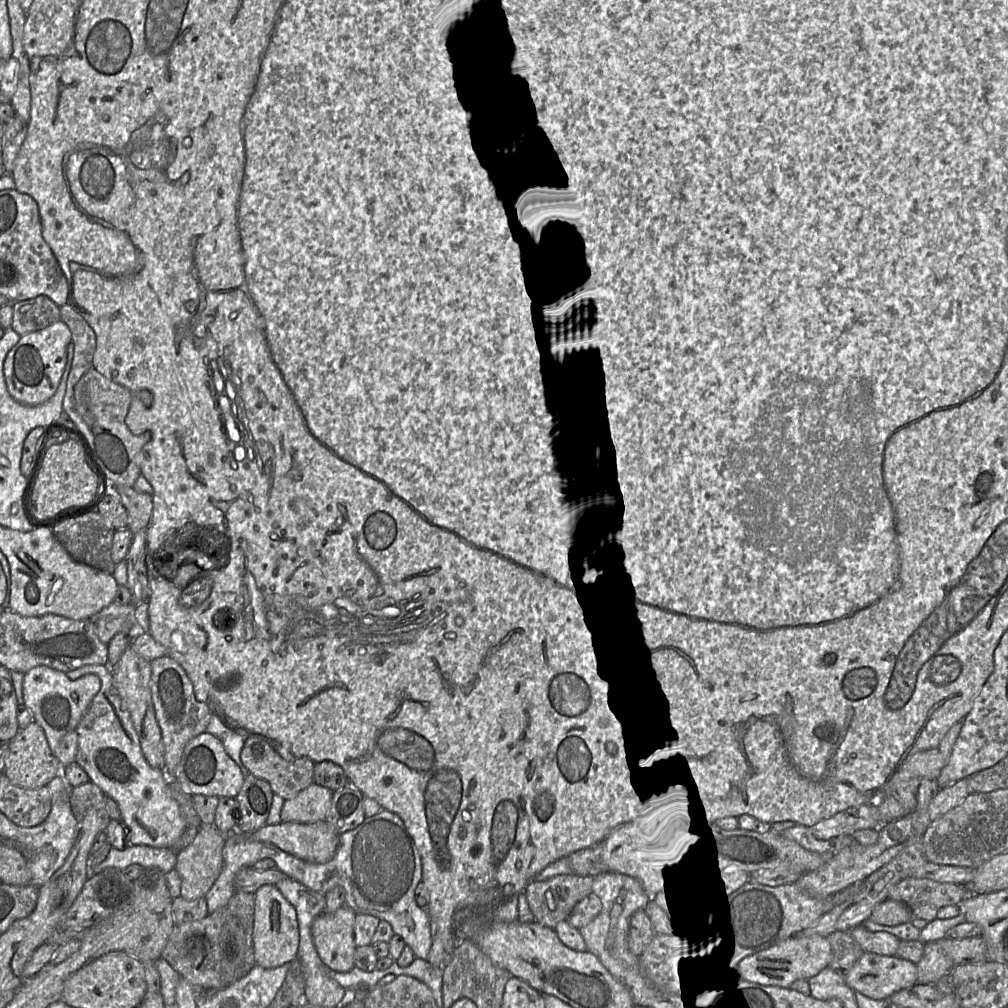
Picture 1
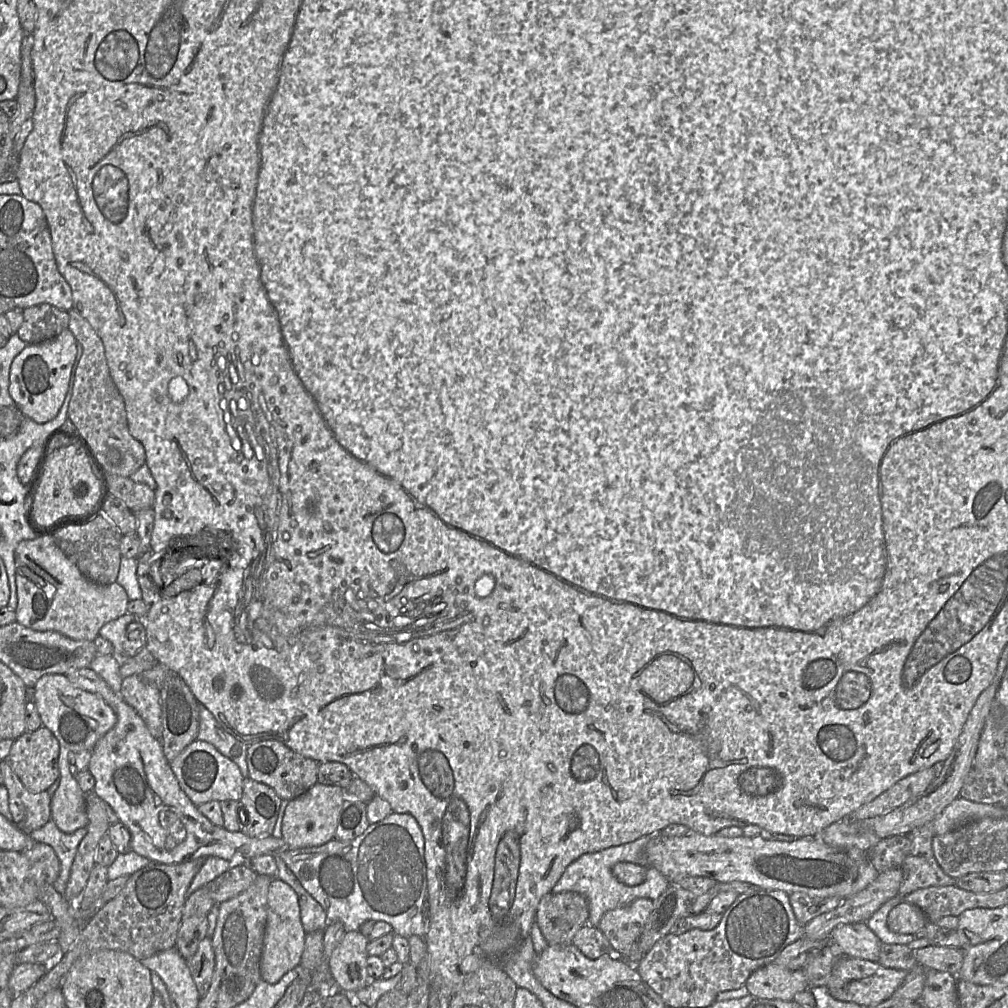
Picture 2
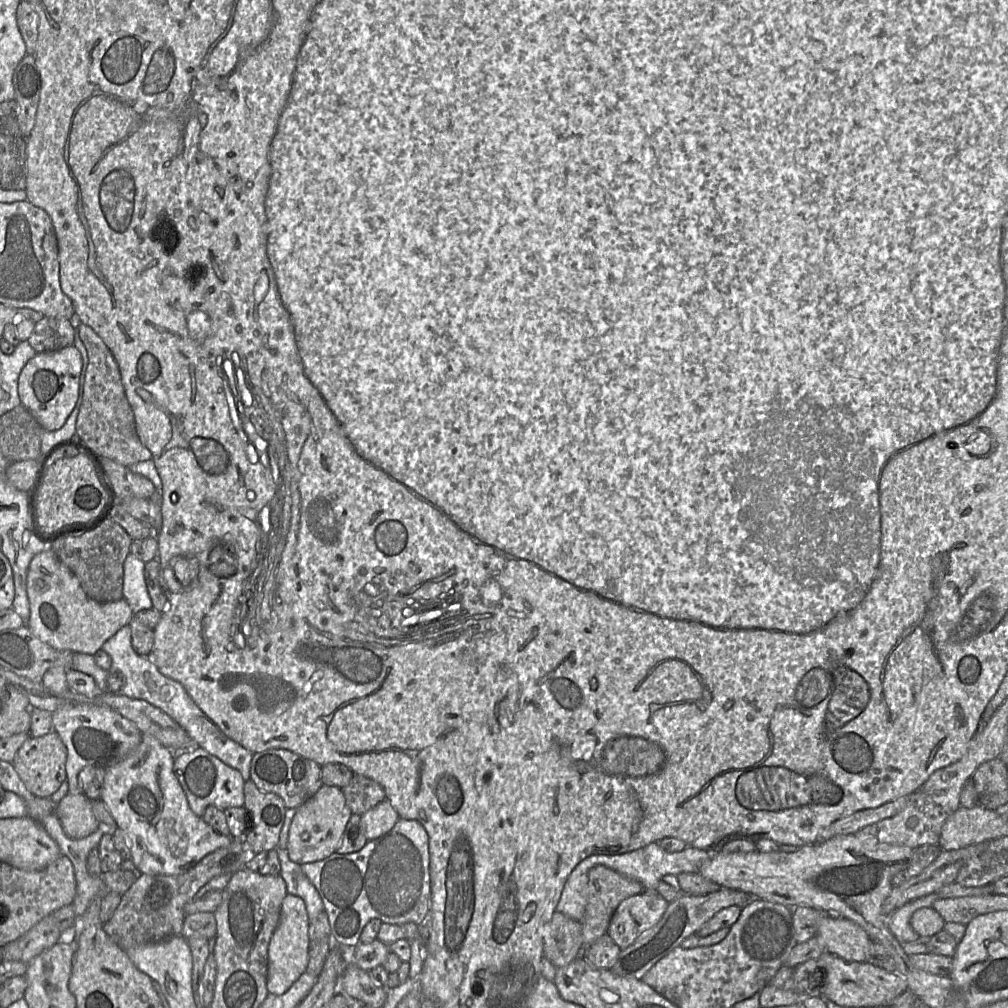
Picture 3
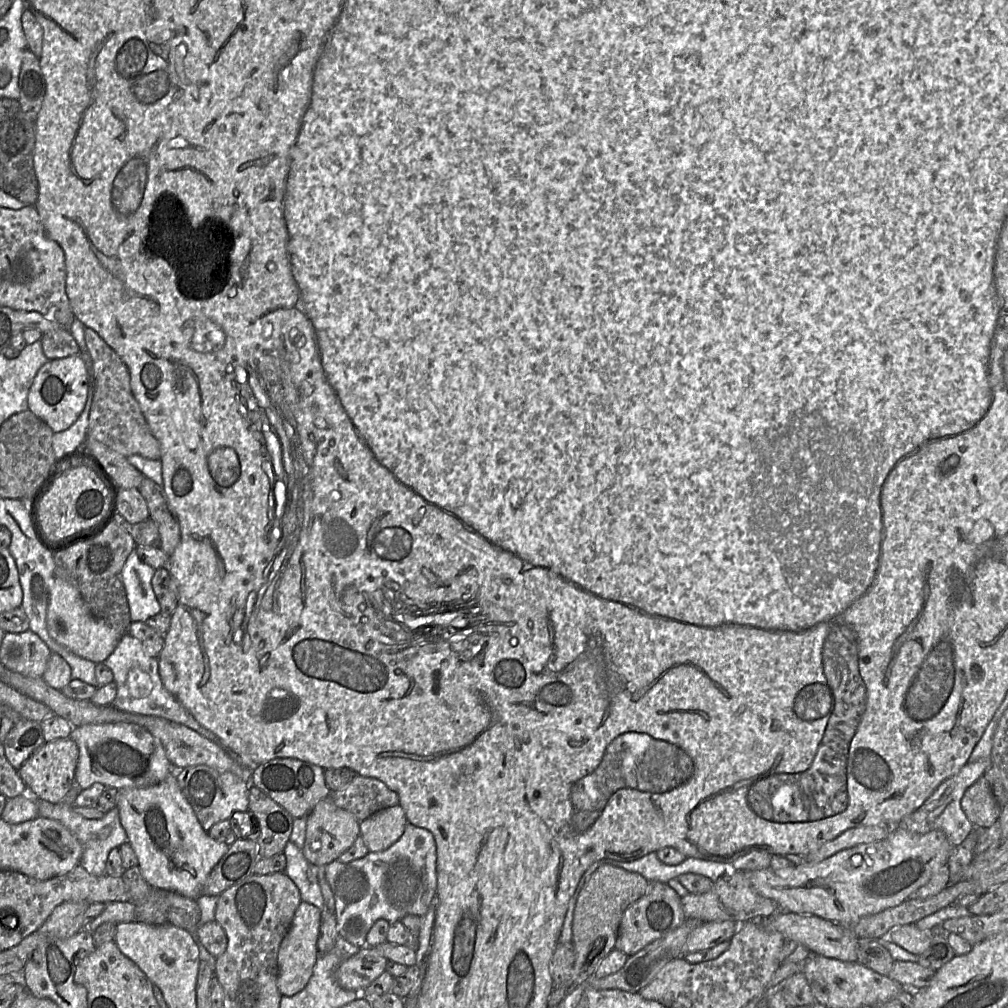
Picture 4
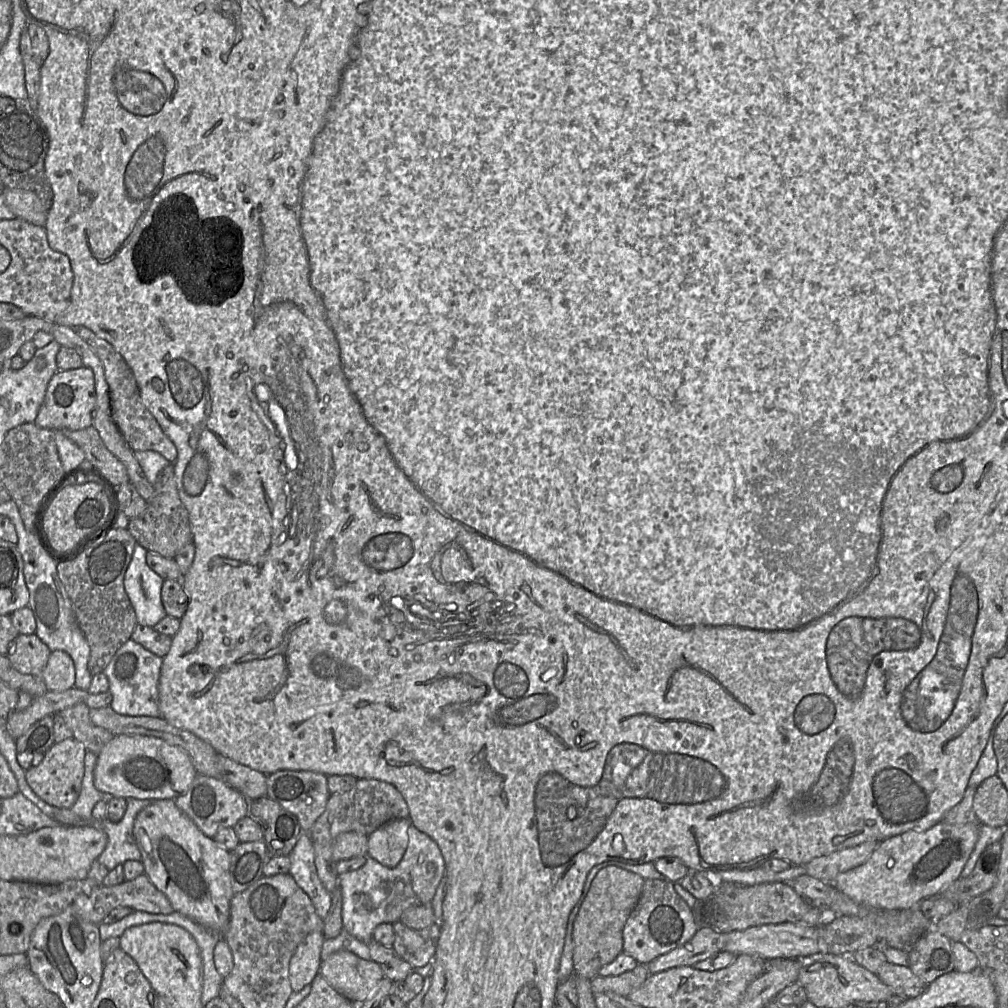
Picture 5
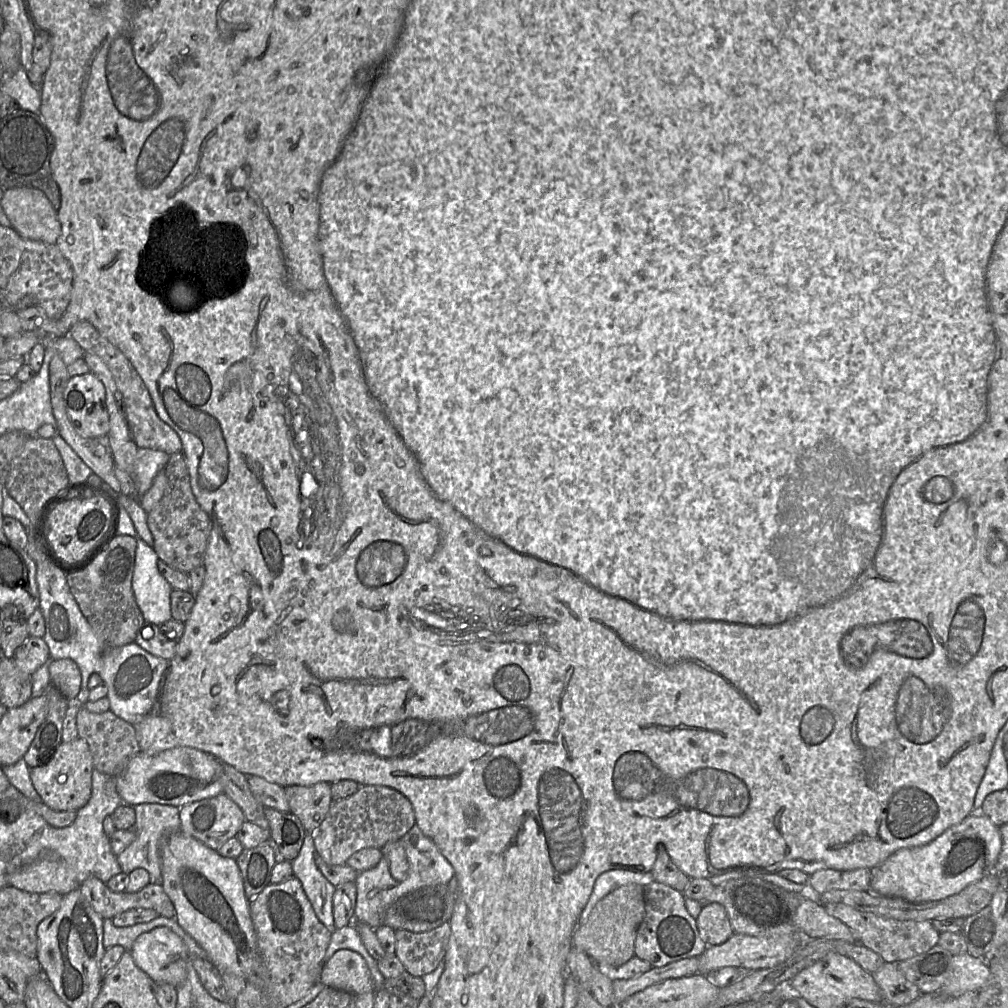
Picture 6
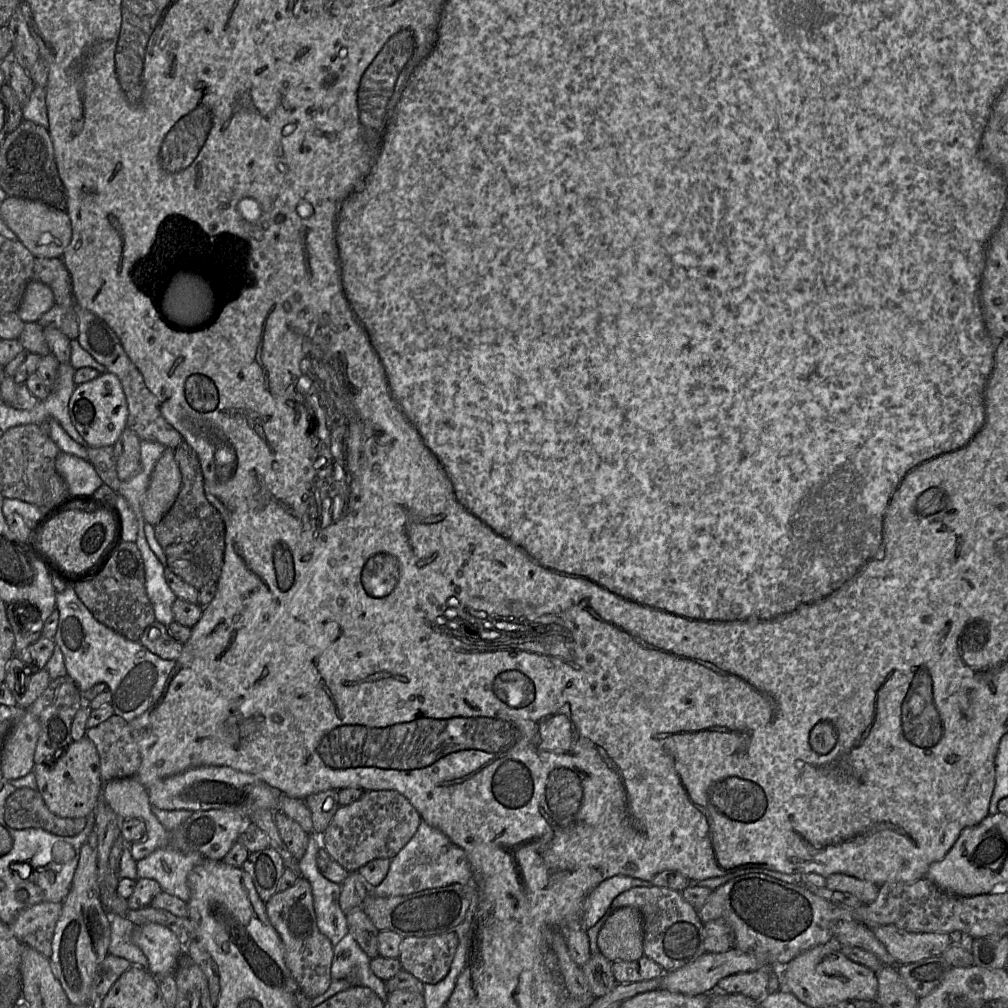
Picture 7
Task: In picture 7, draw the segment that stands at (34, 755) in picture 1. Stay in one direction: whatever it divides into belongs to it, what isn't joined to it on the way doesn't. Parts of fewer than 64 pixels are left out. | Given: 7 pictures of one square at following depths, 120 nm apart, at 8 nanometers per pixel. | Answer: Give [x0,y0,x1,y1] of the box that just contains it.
[34,737,104,818]

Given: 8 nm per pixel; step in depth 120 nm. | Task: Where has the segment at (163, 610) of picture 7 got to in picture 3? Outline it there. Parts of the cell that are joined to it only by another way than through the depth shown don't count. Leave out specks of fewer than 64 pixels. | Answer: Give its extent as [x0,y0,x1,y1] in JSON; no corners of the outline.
[123,552,152,613]

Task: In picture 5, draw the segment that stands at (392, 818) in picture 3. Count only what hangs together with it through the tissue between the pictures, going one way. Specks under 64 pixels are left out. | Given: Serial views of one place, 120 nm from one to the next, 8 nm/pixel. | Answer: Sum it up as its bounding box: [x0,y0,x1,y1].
[367,818,409,867]

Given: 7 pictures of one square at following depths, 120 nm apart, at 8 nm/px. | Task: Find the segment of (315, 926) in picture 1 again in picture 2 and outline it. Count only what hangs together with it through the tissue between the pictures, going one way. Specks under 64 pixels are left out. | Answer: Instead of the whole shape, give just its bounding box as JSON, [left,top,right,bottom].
[328,930,372,995]

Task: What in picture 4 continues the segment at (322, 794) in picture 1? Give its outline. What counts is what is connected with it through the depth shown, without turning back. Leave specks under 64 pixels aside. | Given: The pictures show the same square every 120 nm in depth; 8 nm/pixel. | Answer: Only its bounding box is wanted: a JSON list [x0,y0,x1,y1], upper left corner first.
[301,796,359,868]

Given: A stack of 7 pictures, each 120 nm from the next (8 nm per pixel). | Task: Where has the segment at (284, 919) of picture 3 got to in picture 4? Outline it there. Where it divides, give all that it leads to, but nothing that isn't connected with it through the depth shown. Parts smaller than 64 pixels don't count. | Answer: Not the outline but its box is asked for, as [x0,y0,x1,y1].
[277,901,321,996]

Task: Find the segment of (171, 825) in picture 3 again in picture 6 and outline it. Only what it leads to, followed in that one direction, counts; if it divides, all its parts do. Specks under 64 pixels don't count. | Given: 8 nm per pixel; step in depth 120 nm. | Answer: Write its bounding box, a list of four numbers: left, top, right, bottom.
[160,830,270,993]

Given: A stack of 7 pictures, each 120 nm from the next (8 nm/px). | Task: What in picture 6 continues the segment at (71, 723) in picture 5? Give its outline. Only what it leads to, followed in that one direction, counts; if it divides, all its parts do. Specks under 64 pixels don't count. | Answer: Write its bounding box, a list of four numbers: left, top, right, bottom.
[77,707,141,777]

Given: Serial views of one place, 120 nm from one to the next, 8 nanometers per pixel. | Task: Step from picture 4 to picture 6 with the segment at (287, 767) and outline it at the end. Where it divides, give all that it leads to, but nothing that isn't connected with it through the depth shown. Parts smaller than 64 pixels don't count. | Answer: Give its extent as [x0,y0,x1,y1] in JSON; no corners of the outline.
[284,782,332,832]

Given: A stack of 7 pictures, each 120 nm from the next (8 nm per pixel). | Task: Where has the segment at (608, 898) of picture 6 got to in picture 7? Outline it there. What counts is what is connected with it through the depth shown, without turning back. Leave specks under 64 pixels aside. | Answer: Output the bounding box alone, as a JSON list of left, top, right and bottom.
[597,907,643,962]

